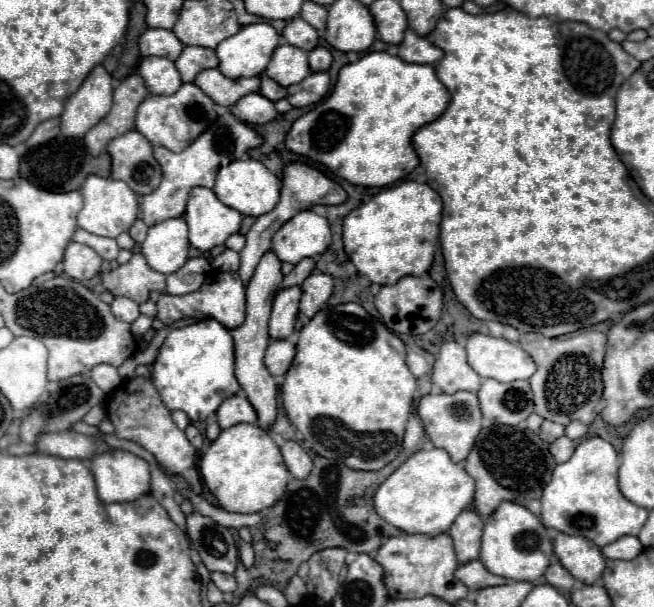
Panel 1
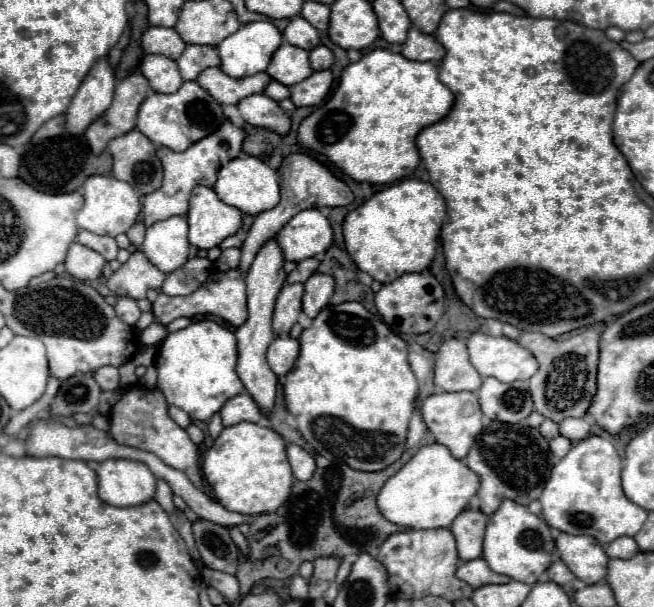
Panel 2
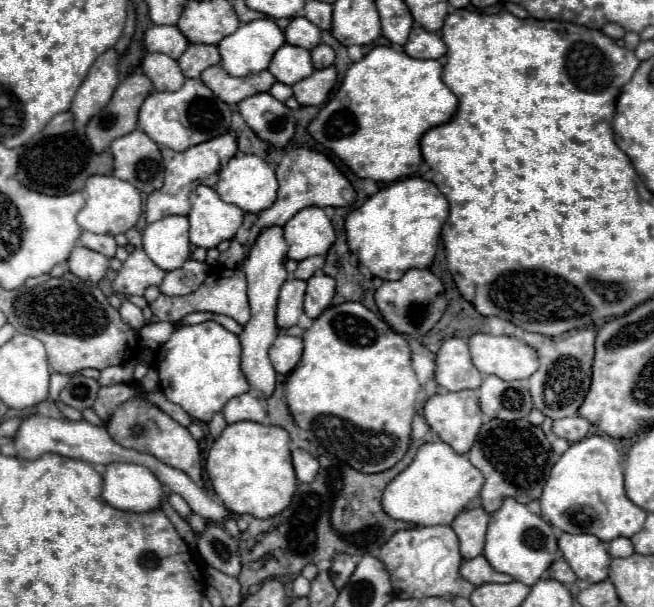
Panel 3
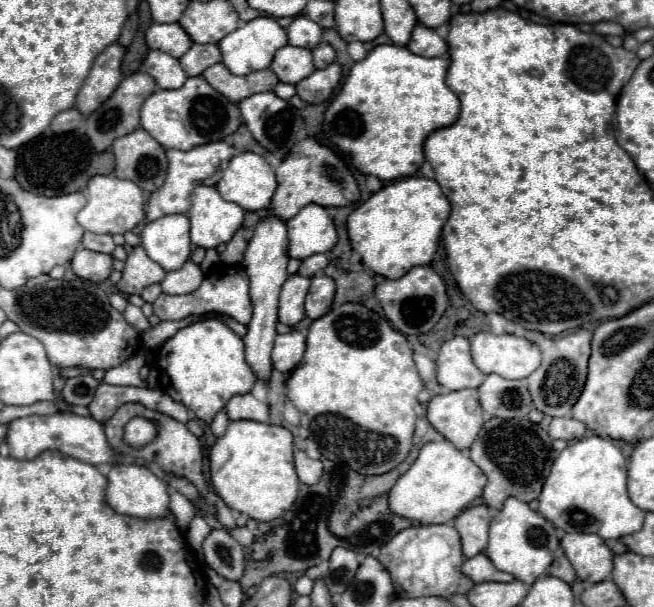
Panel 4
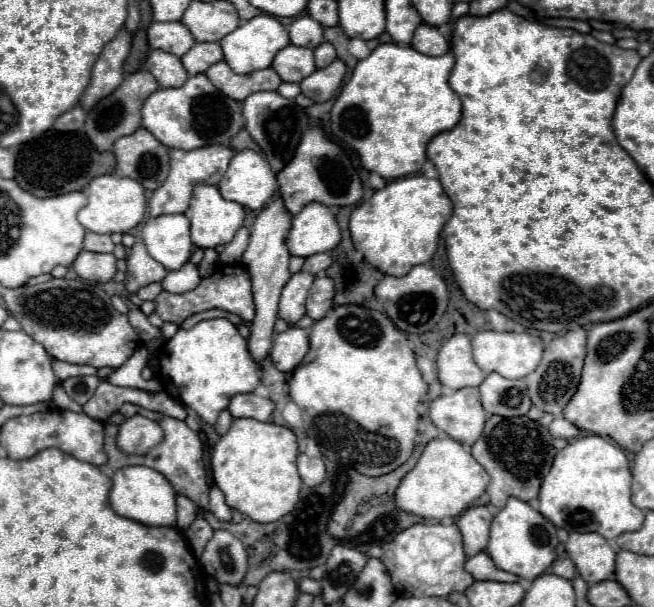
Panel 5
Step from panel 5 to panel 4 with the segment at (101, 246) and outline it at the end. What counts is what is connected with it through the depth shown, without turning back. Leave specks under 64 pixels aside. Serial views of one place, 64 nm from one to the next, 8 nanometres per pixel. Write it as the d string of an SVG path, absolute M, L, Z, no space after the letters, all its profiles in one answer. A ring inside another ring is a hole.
M86 232L82 246L94 252L104 252L104 254L112 254L114 252L114 242L112 236L102 236L102 234L94 234L94 232Z

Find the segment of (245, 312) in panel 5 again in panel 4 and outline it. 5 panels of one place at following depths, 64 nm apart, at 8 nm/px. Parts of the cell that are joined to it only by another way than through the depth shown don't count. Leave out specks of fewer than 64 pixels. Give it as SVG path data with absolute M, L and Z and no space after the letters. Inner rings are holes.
M226 266L218 272L208 274L196 292L190 292L190 294L184 294L184 296L160 294L154 300L154 314L160 320L184 320L188 316L200 316L200 314L206 314L206 312L220 312L220 314L236 318L242 324L250 322L252 304L250 304L250 296L248 296L248 276L246 276L244 268Z

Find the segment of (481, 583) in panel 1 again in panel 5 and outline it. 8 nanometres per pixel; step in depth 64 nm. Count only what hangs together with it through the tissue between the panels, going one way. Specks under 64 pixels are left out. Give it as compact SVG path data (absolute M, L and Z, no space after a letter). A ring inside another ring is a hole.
M478 552L476 556L466 560L466 570L474 576L474 580L498 580L498 582L520 582L516 574L504 572L496 568L492 558L486 552Z

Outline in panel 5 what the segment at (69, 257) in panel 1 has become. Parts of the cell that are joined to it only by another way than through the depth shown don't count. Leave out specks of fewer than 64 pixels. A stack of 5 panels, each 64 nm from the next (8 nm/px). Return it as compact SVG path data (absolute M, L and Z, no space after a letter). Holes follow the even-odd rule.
M84 250L74 262L74 270L88 282L108 282L116 274L116 258L114 254L96 254Z

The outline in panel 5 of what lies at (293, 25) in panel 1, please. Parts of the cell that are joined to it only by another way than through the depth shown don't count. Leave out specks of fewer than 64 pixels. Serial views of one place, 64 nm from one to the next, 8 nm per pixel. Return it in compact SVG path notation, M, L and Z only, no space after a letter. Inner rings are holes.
M300 16L290 24L288 34L290 34L290 40L294 46L304 46L304 48L314 50L324 40L322 38L324 26L310 16Z

